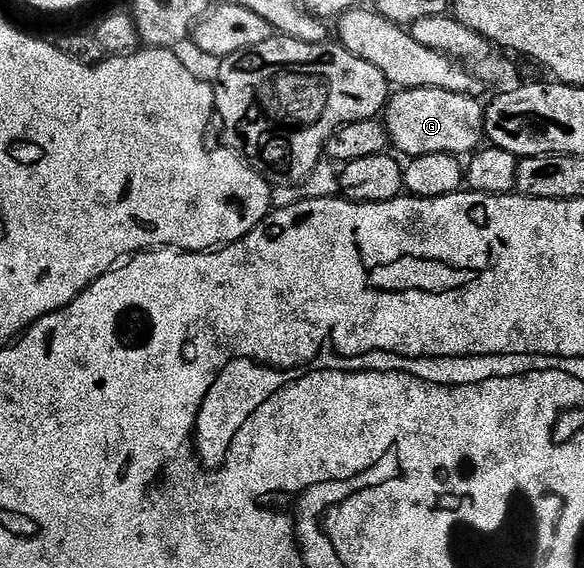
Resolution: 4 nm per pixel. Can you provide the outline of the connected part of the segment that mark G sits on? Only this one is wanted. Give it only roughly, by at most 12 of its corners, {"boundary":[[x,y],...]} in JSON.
{"boundary":[[402,89],[387,135],[407,159],[484,144],[478,96]]}

